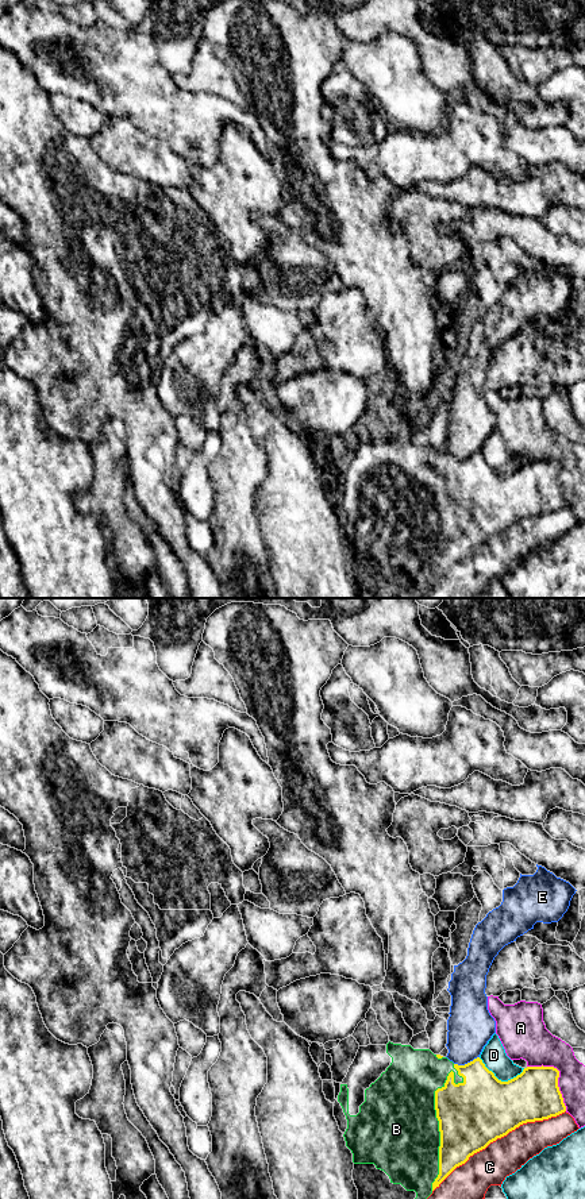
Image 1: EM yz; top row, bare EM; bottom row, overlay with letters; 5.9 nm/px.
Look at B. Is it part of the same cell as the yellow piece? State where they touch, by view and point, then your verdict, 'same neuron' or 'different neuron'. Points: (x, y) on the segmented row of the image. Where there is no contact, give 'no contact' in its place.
yz (437, 1113) | same neuron

